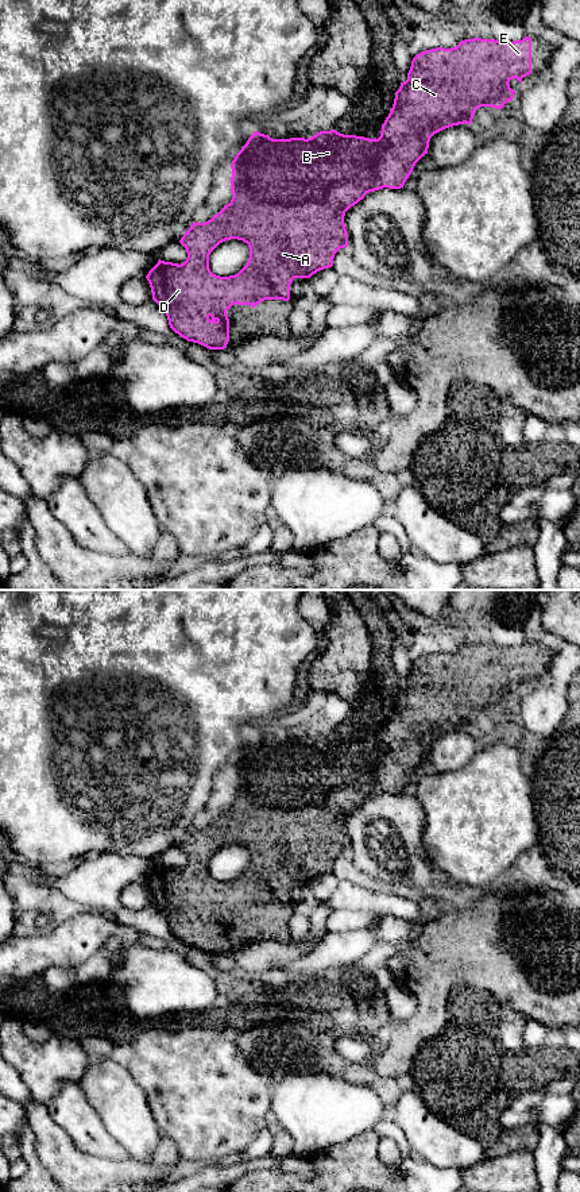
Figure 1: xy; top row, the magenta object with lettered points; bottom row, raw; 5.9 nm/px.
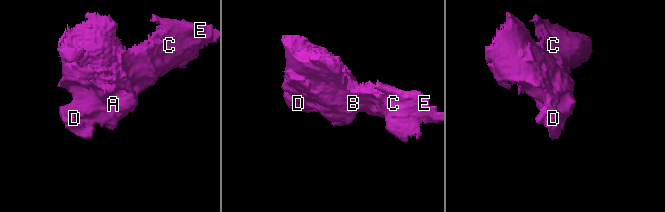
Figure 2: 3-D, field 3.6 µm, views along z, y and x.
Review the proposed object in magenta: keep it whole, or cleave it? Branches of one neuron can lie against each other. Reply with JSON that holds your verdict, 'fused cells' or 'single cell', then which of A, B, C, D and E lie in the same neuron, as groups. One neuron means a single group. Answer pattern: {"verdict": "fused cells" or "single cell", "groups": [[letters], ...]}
{"verdict": "single cell", "groups": [["A", "B", "C", "D", "E"]]}

